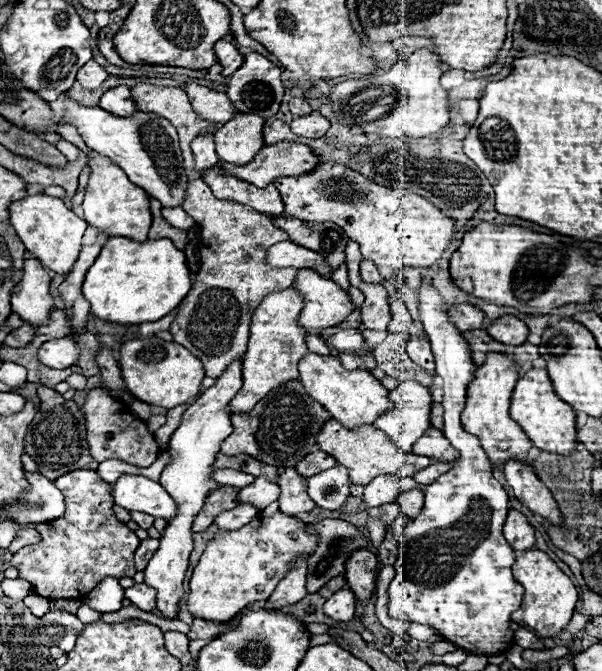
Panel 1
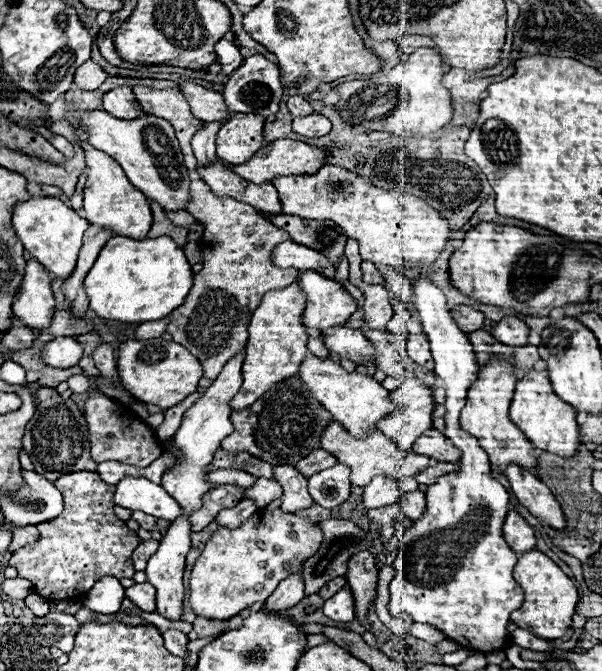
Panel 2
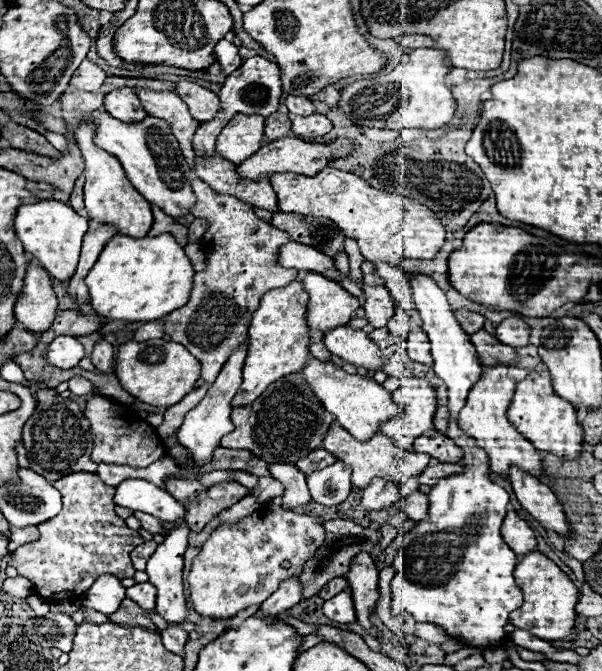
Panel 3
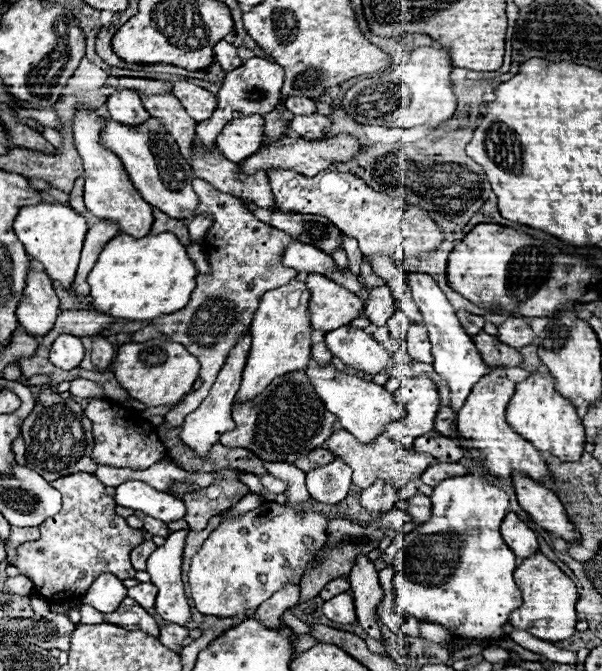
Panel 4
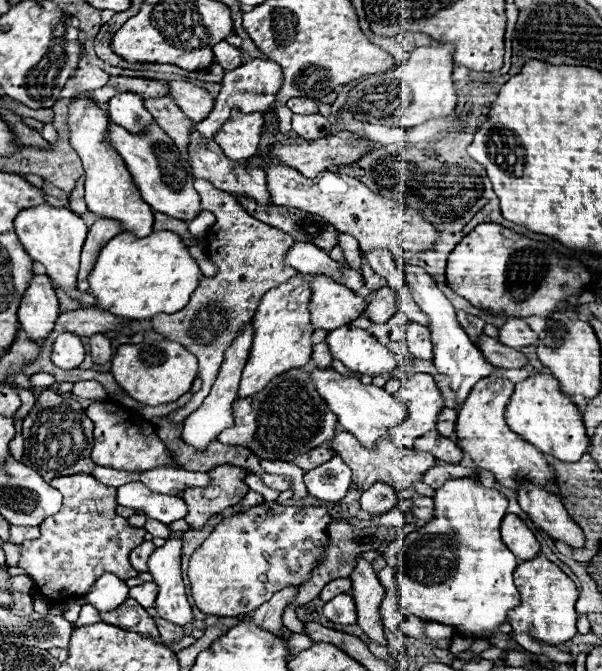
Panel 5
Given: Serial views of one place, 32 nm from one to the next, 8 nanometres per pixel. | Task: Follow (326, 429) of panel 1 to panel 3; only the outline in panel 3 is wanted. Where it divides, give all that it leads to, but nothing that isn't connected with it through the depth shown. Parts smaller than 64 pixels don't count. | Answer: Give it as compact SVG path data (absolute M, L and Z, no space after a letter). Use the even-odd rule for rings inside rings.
M338 424L330 426L330 432L324 436L322 448L328 450L328 452L332 452L338 460L342 460L344 464L348 464L352 468L352 484L358 486L358 488L366 488L374 476L384 476L386 480L392 480L394 484L400 486L408 478L418 476L430 464L428 456L420 456L416 452L402 450L398 444L394 444L392 440L388 440L388 436L384 436L382 432L376 432L366 442L360 442L360 440L356 440L352 434L348 434Z

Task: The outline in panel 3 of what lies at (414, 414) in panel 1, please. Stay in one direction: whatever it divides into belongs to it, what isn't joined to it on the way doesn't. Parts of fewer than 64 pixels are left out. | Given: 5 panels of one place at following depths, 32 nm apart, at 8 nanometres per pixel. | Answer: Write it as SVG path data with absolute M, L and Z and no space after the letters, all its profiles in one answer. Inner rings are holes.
M406 378L406 380L402 380L400 388L394 392L394 400L402 406L402 412L398 416L394 416L392 420L382 422L380 430L388 438L392 438L400 448L412 450L412 442L418 436L422 436L424 432L434 428L432 416L436 412L436 392L434 392L434 388L424 378Z

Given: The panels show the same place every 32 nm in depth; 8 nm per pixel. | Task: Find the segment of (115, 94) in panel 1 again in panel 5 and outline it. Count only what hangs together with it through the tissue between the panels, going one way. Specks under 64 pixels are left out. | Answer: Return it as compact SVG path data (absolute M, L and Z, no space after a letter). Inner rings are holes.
M120 92L108 102L110 120L130 128L130 132L140 132L144 126L152 122L152 114L144 108L144 102L134 92Z

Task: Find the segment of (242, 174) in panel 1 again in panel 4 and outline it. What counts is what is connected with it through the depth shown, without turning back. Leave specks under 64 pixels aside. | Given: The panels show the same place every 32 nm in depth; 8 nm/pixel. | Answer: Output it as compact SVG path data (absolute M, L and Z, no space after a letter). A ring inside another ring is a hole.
M340 134L340 136L328 138L328 140L302 140L302 138L284 136L272 144L266 144L264 148L260 148L260 152L256 152L248 160L244 160L240 164L240 170L248 176L254 176L256 172L270 172L270 170L292 170L292 172L312 178L318 172L332 166L334 160L352 160L352 156L356 156L358 150L360 150L358 140L348 134Z

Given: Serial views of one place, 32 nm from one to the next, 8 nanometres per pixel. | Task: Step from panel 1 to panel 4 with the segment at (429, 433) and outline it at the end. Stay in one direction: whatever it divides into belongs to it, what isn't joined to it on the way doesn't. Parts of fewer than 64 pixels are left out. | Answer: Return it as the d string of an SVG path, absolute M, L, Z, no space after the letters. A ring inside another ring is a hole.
M430 430L424 436L416 438L414 450L432 454L438 462L458 462L464 456L464 450L452 438L446 438L436 430Z

